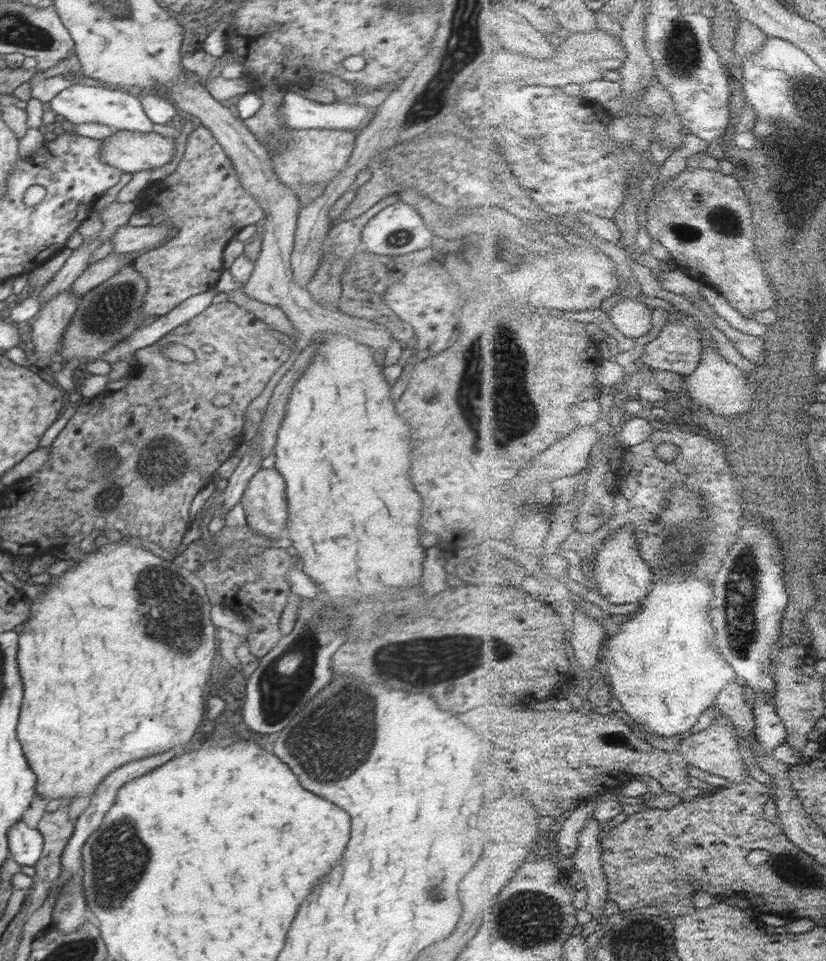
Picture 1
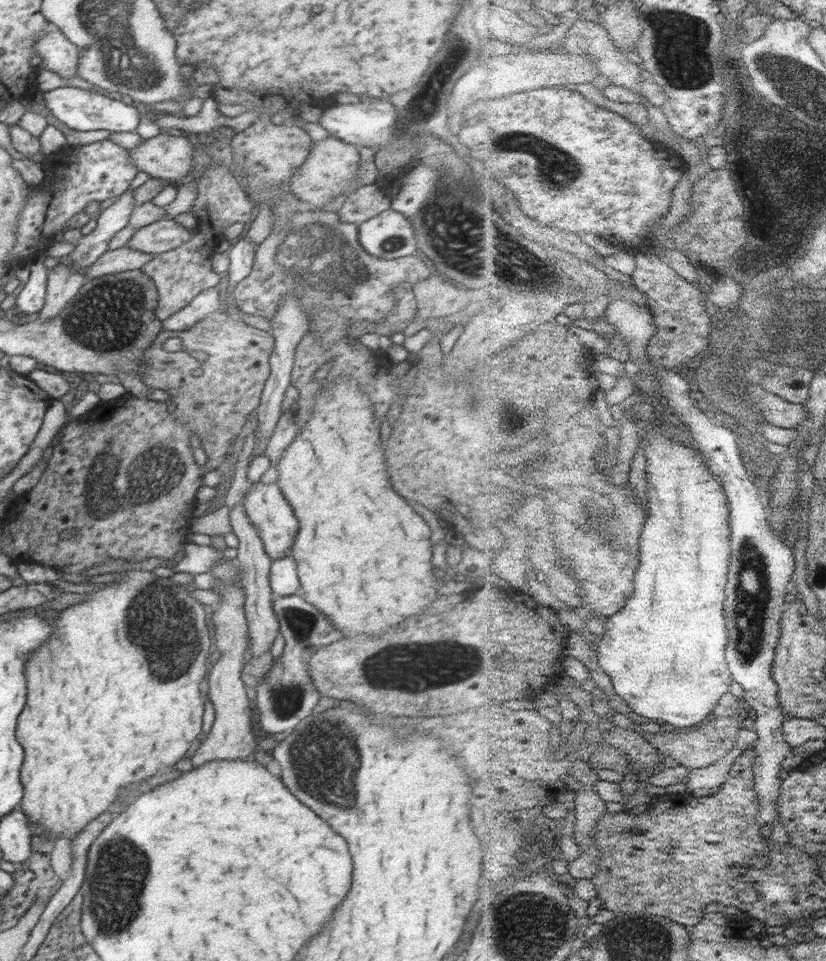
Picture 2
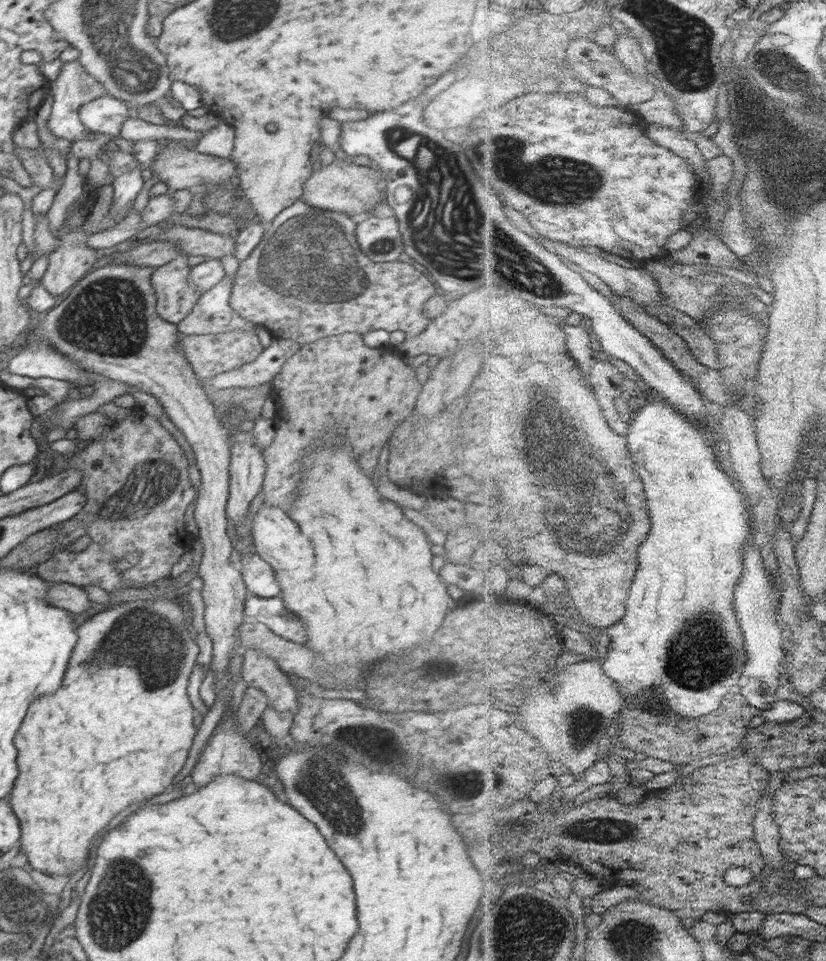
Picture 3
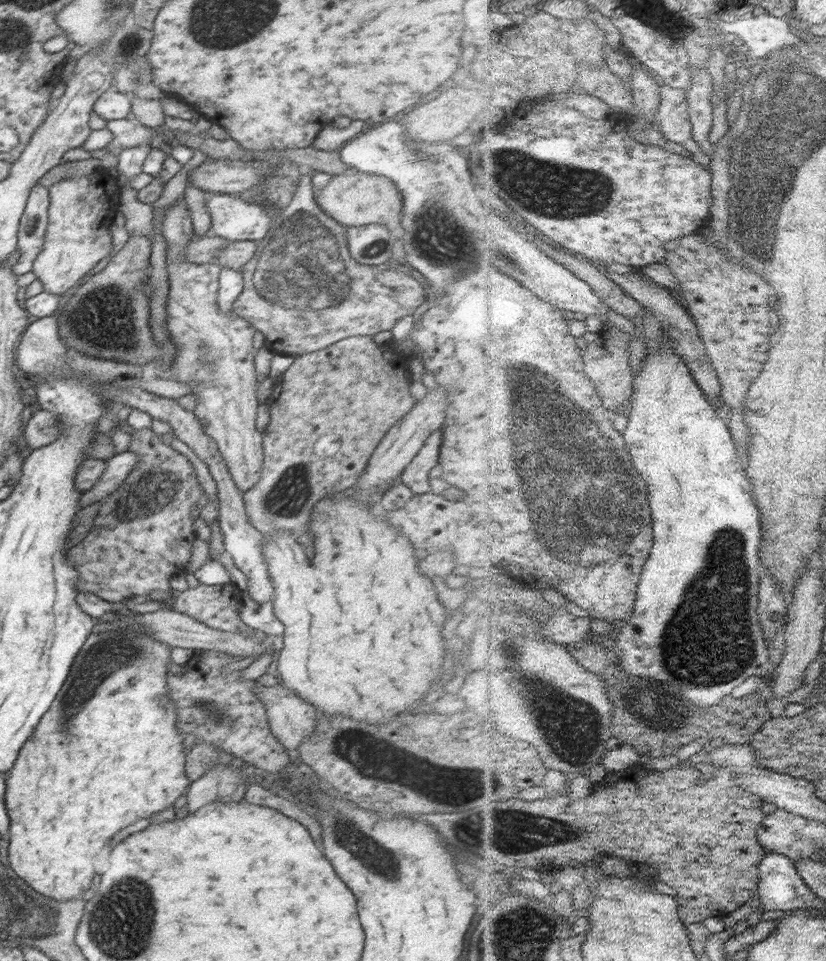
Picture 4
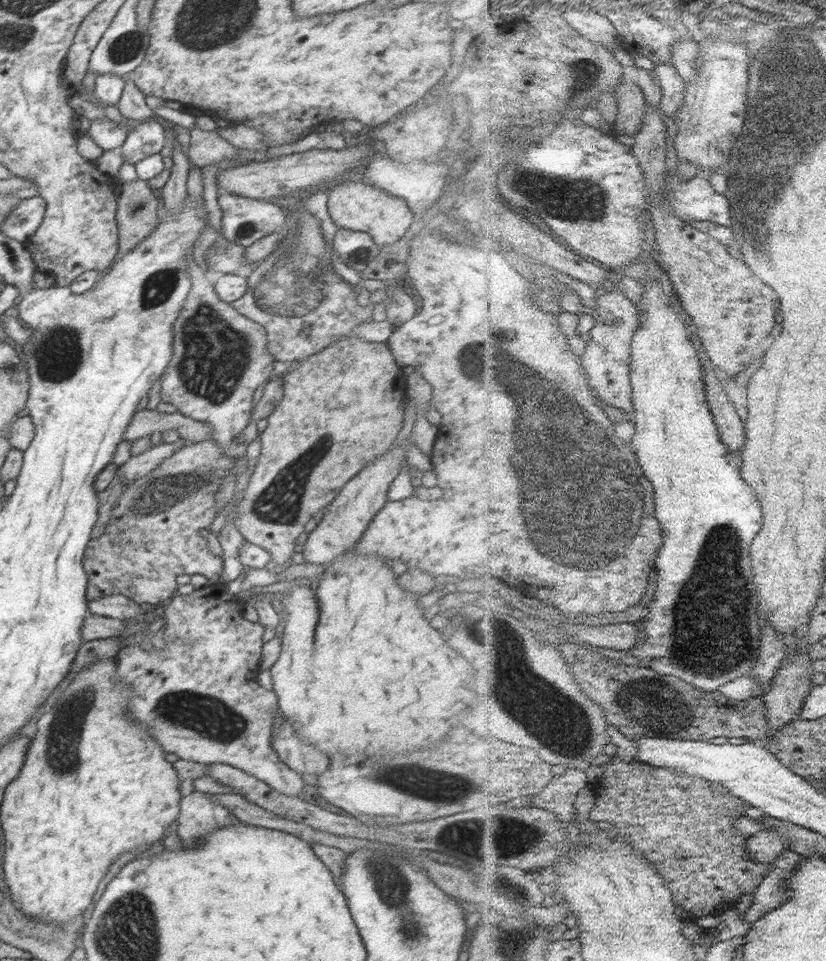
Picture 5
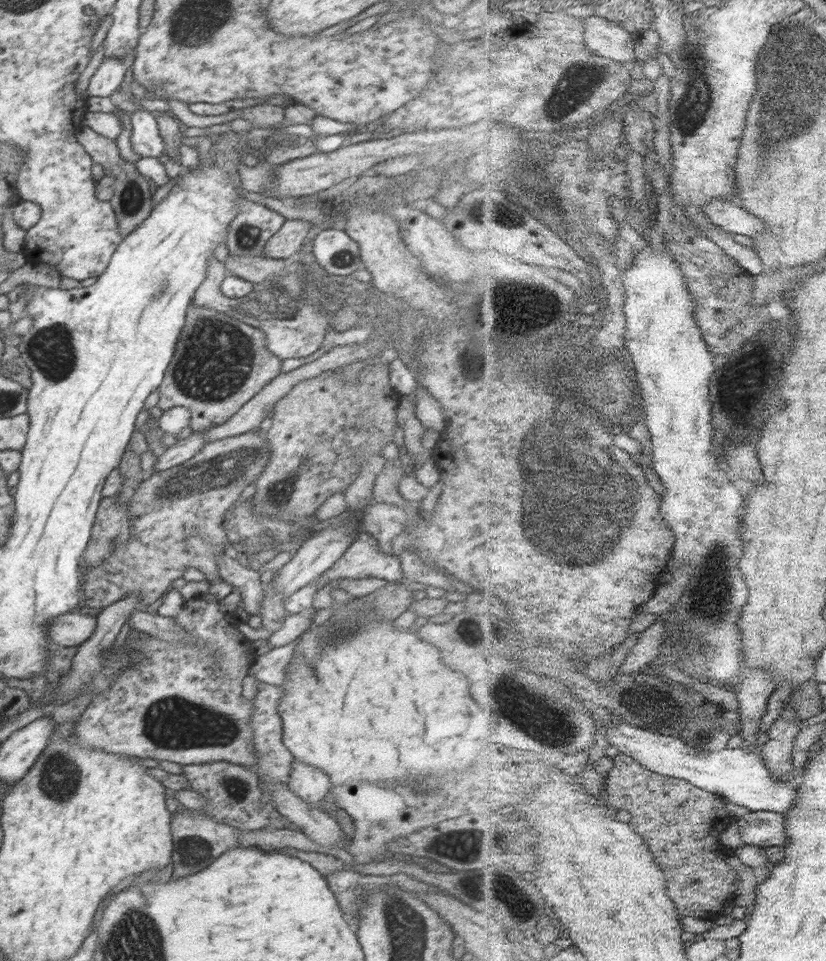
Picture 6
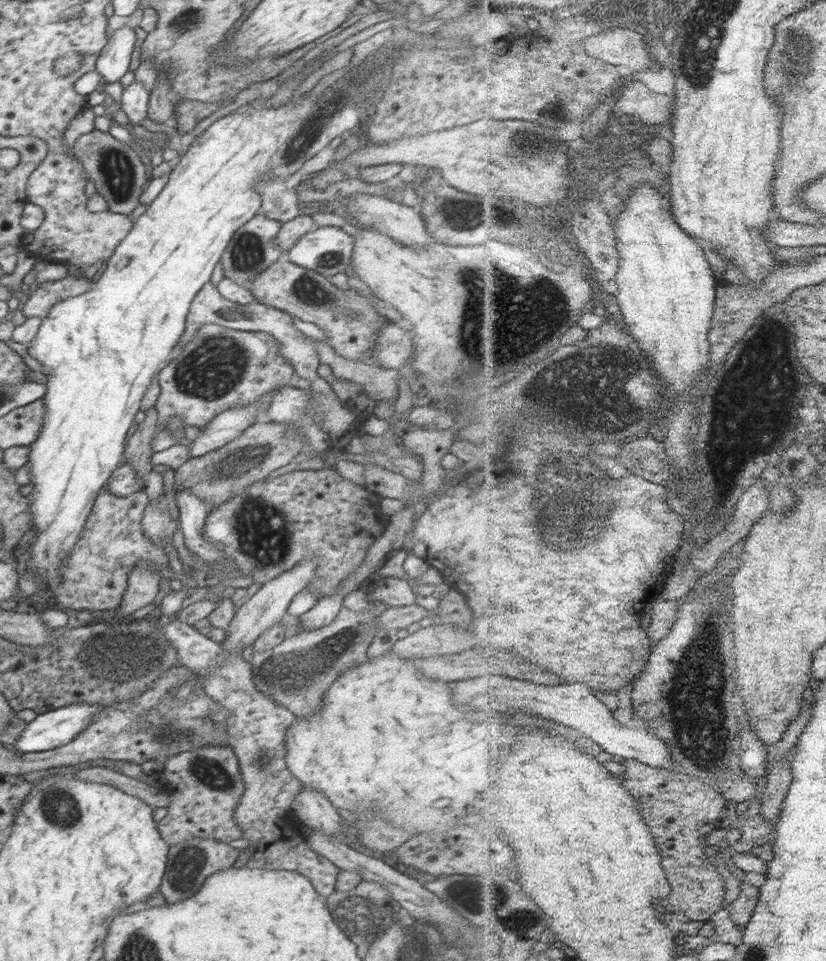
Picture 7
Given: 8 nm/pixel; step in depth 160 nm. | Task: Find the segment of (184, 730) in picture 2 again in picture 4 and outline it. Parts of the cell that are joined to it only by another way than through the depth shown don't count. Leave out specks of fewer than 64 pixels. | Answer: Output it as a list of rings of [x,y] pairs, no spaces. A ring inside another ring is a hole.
[[[138,624],[107,626],[105,632],[90,634],[76,655],[66,682],[61,691],[53,700],[50,708],[42,715],[30,739],[19,750],[14,766],[8,771],[5,779],[5,807],[9,816],[9,847],[8,858],[10,866],[18,875],[18,878],[26,881],[30,888],[53,900],[70,900],[82,898],[83,892],[92,886],[92,860],[100,852],[102,846],[108,844],[112,836],[116,836],[126,826],[134,824],[136,820],[150,818],[156,812],[166,810],[173,806],[174,802],[184,794],[190,780],[184,770],[186,749],[183,749],[184,734],[177,729],[177,712],[175,702],[167,696],[166,664],[172,662],[170,658],[172,646],[162,644],[145,634],[145,630]]]

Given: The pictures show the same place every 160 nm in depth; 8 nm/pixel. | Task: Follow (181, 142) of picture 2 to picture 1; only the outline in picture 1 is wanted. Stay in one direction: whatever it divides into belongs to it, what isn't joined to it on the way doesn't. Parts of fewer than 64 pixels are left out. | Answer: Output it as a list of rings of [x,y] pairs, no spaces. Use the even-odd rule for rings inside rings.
[[[128,130],[114,131],[112,137],[102,140],[101,159],[110,166],[119,168],[124,173],[136,173],[150,168],[160,168],[174,158],[176,142],[172,138],[164,138],[154,132],[142,133]]]

